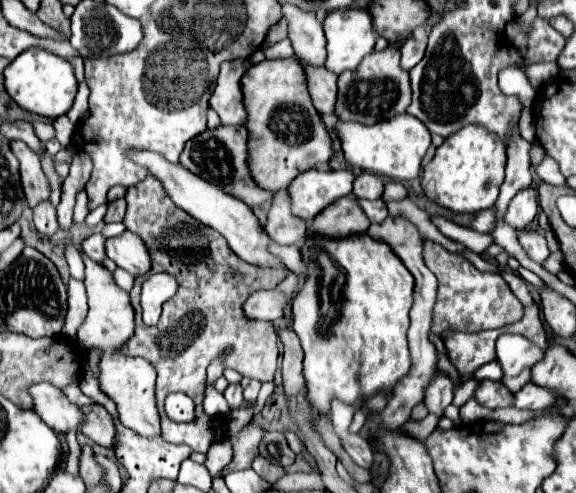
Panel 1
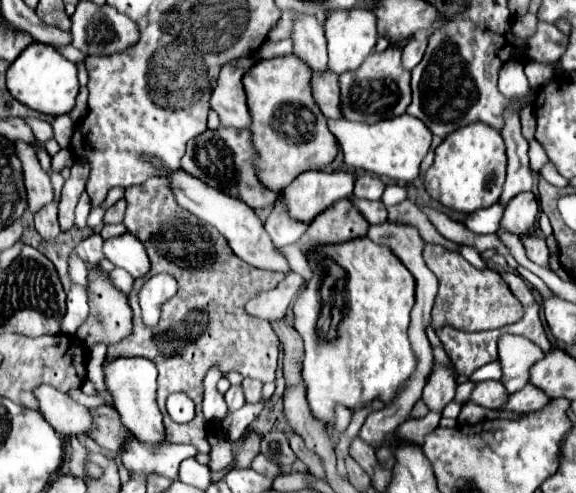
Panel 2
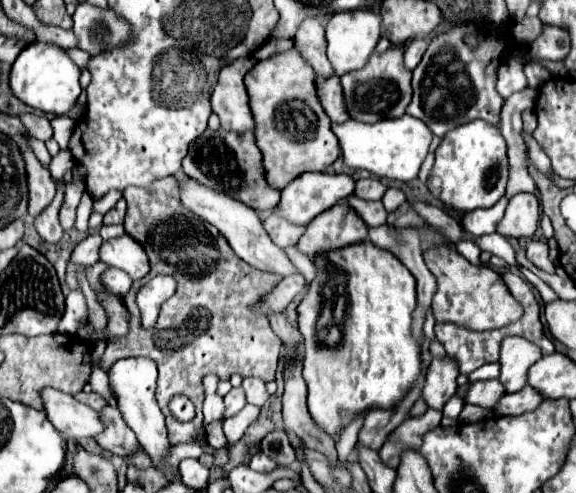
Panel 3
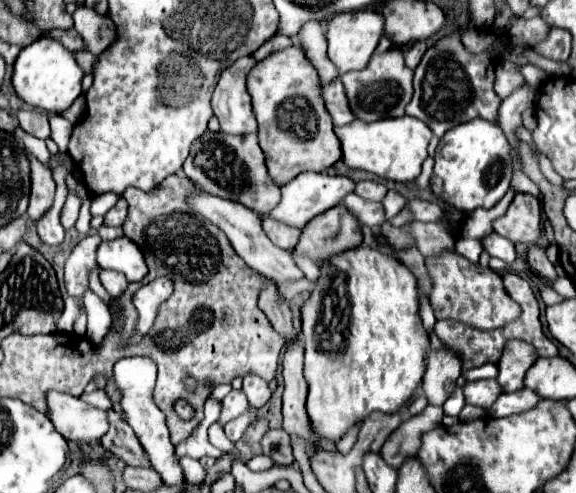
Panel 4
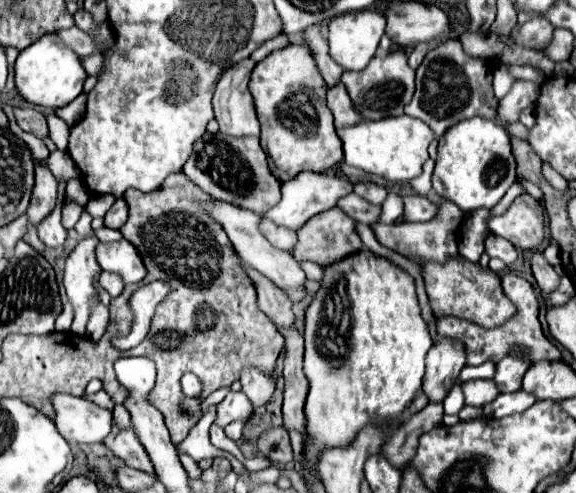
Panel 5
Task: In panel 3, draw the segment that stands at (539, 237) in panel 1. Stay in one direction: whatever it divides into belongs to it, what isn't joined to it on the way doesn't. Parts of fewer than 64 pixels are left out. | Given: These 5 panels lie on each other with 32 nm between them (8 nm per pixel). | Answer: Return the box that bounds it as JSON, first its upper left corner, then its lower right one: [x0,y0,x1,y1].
[526,240,554,272]

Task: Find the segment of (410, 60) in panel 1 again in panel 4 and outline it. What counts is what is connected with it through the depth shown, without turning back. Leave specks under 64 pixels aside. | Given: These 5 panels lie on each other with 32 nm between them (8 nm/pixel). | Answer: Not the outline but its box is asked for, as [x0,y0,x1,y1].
[406,40,428,70]

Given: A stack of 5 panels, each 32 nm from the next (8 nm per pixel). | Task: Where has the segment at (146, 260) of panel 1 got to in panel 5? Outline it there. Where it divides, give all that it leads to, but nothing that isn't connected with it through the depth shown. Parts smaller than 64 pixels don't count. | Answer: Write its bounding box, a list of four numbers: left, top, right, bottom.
[96,238,146,284]

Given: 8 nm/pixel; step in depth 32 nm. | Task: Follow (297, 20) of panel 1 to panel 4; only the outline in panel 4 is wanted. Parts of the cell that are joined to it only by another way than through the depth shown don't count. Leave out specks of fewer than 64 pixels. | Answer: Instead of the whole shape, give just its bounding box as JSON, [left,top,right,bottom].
[298,20,338,82]

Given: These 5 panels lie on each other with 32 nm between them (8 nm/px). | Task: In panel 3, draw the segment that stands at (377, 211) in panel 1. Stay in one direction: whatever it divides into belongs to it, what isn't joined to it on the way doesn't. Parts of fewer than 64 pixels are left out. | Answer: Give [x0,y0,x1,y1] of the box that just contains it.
[346,194,388,226]

